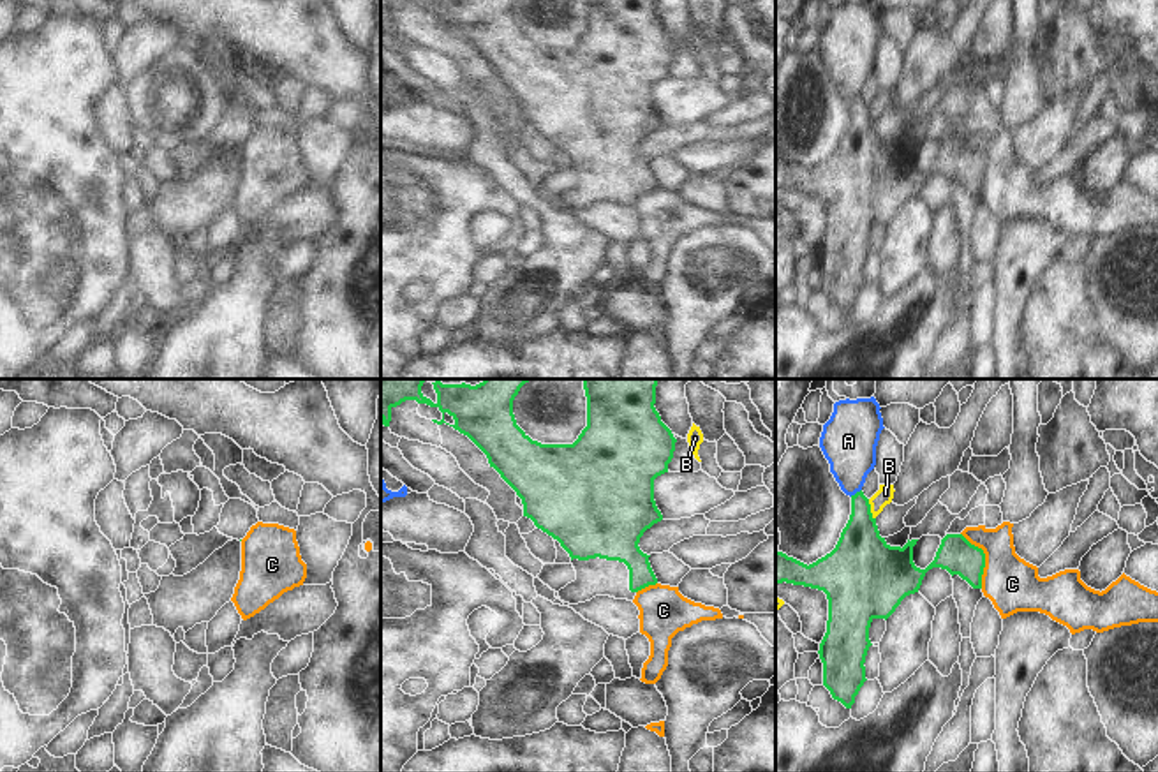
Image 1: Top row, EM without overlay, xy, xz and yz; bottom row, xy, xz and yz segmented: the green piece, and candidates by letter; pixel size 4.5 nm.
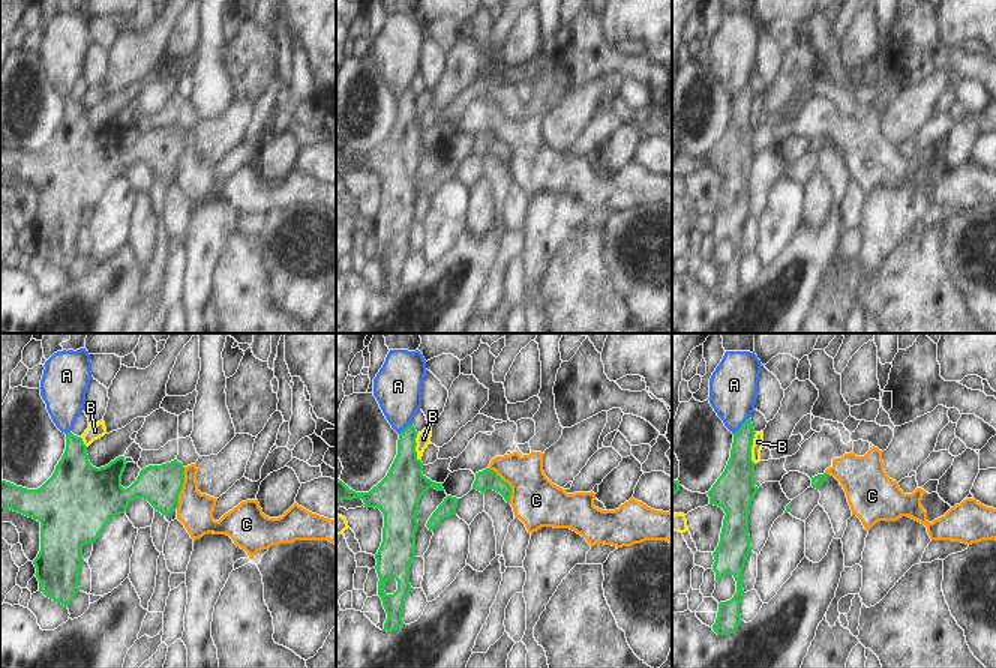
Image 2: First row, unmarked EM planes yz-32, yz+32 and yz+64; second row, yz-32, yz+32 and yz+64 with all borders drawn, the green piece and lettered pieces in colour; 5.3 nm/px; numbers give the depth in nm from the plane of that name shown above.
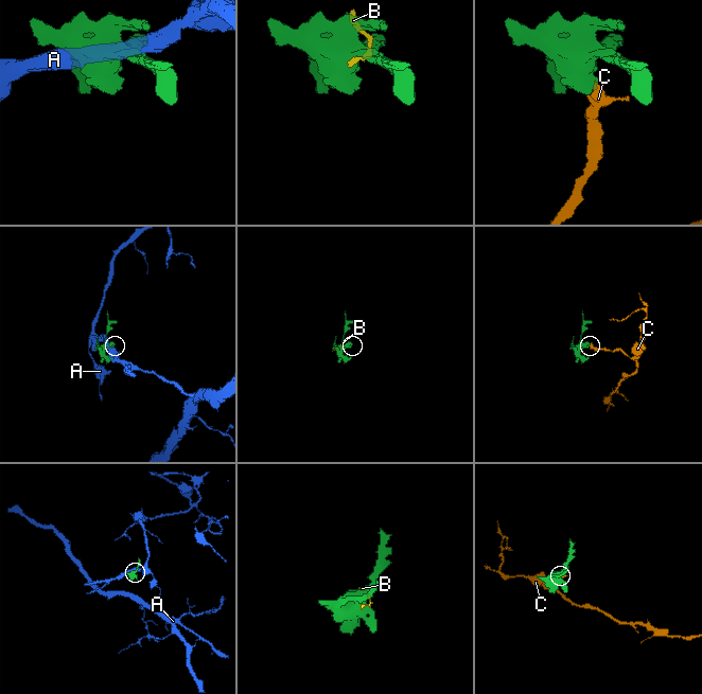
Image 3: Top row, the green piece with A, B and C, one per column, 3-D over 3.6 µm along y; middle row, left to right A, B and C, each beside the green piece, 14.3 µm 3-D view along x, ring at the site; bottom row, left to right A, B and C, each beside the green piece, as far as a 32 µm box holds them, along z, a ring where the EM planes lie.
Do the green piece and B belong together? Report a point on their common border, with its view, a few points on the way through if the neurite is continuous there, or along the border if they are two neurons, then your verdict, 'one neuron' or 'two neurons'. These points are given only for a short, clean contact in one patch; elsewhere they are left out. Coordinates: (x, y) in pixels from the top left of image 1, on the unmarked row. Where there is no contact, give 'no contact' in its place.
yz (869, 115) | along yz (868, 104), (875, 124) | two neurons

